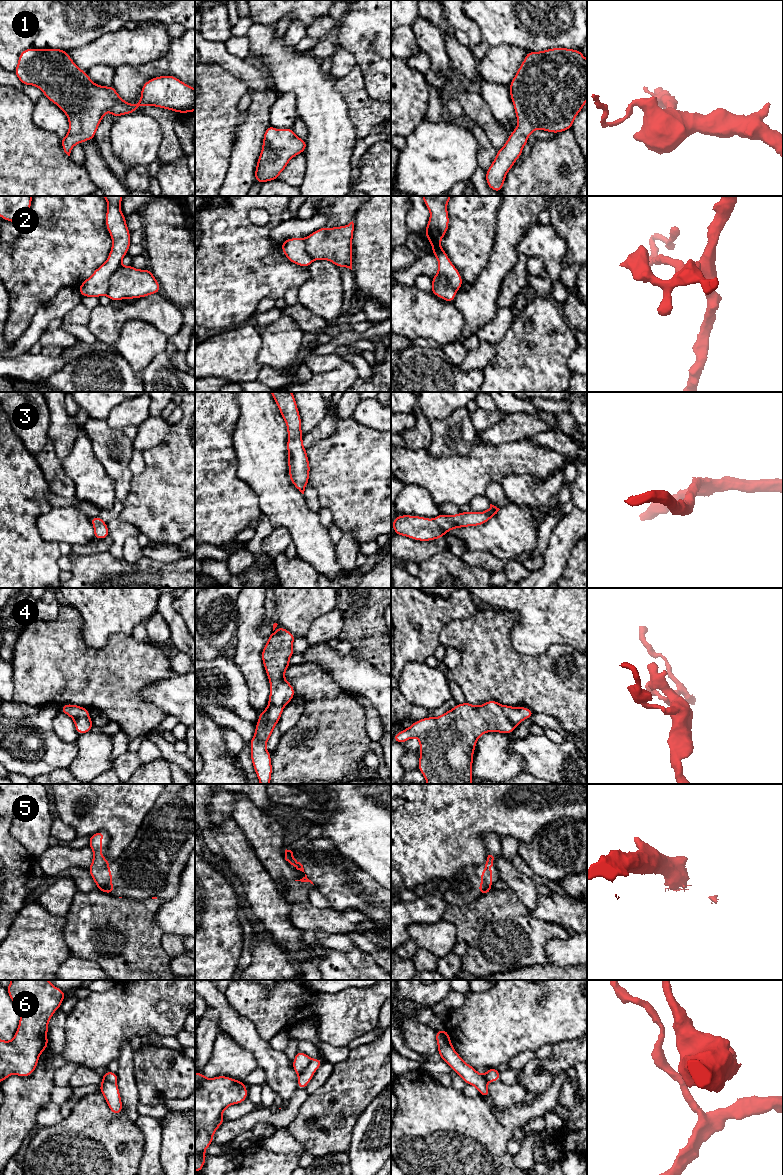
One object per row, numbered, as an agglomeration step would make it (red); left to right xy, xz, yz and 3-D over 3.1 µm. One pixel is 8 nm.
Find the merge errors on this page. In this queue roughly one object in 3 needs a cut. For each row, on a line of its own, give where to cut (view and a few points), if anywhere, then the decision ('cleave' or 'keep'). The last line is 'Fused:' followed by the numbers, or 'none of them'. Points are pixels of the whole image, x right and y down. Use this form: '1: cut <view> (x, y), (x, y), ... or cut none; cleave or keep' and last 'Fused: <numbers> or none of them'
1: cut none; keep
2: cut xy (121, 265), (112, 274), (109, 289), (105, 294); cleave
3: cut none; keep
4: cut none; keep
5: cut xy (98, 887), (110, 893); cleave
6: cut xz (311, 1060), (308, 1066), (298, 1075); cleave
Fused: 2, 5, 6

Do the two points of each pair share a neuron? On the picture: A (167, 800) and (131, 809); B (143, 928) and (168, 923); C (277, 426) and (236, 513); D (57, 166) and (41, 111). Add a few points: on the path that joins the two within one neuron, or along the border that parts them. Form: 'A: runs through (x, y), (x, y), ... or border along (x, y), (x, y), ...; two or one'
A: border along (160, 794), (142, 823); two
B: border along (163, 902), (155, 917), (155, 923), (162, 933); two
C: border along (238, 465), (237, 475), (253, 490), (259, 507); two
D: border along (33, 109), (32, 120), (60, 139); two

